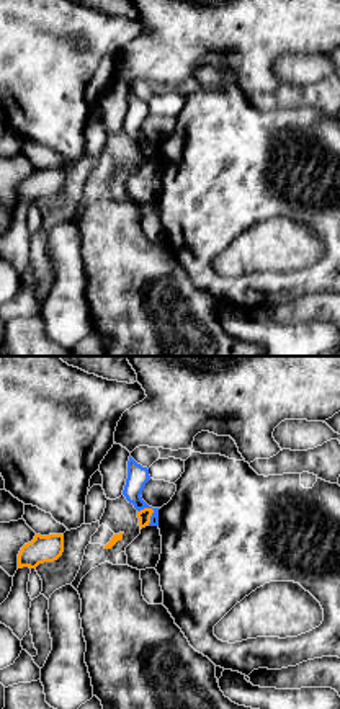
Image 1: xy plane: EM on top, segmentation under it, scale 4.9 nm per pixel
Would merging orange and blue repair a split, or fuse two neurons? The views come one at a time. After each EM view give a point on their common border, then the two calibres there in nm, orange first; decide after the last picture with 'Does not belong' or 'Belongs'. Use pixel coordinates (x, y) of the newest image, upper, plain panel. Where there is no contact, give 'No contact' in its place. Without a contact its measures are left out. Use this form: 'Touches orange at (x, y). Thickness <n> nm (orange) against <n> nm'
Touches orange at (152, 146). Thickness 70 nm (orange) against 110 nm

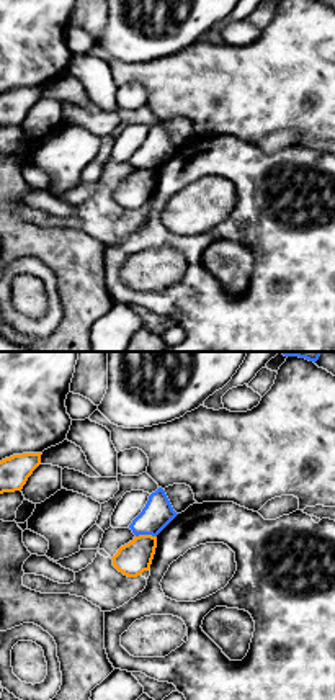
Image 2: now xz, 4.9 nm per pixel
Touches orange at (146, 169). Thickness 160 nm (orange) against 150 nm

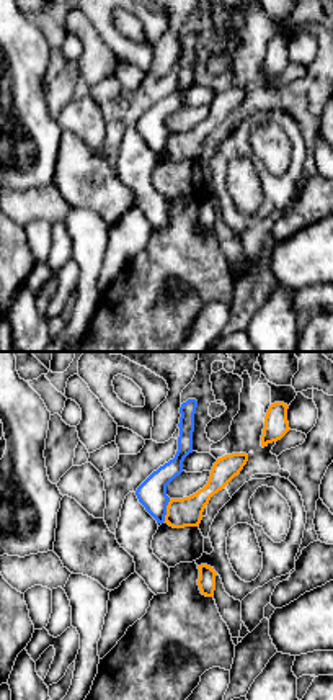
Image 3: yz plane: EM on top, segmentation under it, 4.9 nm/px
Touches orange at (167, 144). Thickness 140 nm (orange) against 140 nm

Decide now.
Does not belong

